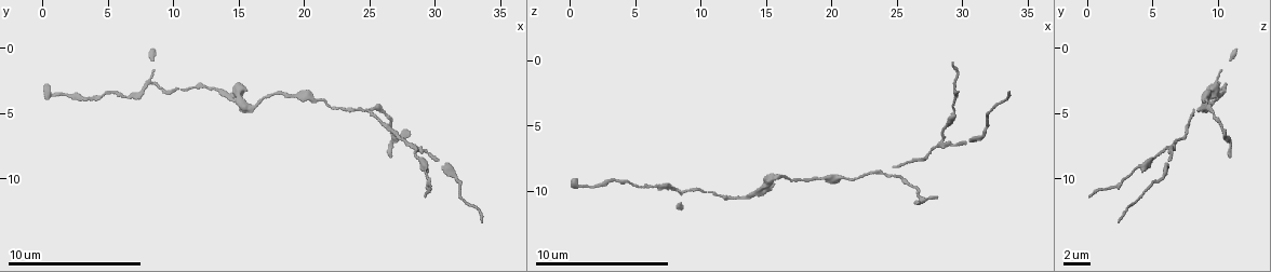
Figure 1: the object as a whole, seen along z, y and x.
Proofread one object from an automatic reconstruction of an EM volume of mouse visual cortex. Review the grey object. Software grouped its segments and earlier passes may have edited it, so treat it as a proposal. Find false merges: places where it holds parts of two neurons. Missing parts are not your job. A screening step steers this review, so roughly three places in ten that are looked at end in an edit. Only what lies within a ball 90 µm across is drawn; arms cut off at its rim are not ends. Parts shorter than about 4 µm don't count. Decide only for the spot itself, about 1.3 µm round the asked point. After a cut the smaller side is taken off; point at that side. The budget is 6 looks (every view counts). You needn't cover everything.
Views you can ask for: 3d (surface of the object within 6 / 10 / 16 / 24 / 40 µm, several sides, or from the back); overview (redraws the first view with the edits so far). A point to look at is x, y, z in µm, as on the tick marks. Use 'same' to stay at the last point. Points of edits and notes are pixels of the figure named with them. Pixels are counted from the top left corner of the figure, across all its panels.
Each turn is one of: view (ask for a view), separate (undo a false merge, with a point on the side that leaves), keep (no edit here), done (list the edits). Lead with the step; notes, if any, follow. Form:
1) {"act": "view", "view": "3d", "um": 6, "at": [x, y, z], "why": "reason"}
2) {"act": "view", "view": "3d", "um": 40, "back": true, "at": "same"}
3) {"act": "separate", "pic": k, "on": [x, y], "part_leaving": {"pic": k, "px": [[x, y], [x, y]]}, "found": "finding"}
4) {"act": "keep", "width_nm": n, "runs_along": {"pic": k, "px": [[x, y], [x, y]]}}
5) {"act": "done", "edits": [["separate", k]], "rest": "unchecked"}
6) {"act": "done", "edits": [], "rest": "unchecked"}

{"act": "view", "view": "3d", "um": 10, "at": [19.0, 3.6, 9.2]}

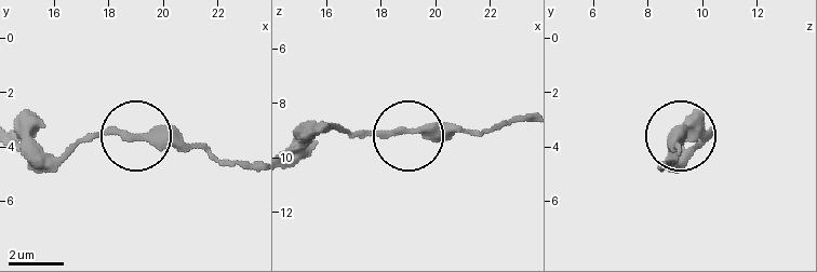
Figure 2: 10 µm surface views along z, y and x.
{"act": "keep", "found": "one neuron here"}

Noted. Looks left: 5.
{"act": "view", "view": "3d", "um": 6, "at": [24.6, 4.6, 8.8], "why": "side arm on a straight run"}

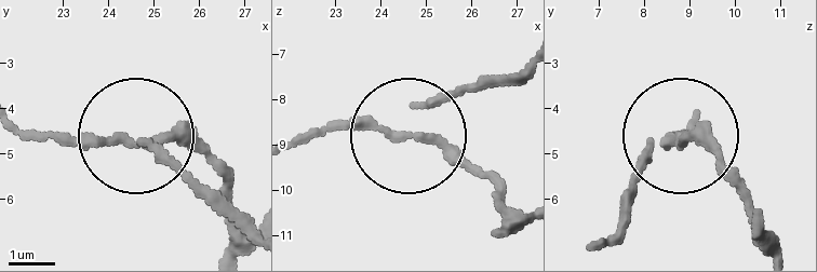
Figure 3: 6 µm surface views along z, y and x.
{"act": "separate", "pic": 3, "on": [427, 140], "arms": 3, "part_leaving": {"pic": 3, "px": [[364, 120], [442, 147], [496, 186], [500, 223]]}, "found": "a second neuron is stuck on"}

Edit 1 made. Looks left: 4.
{"act": "view", "view": "3d", "um": 16, "at": [14.4, 3.8, 10.0]}

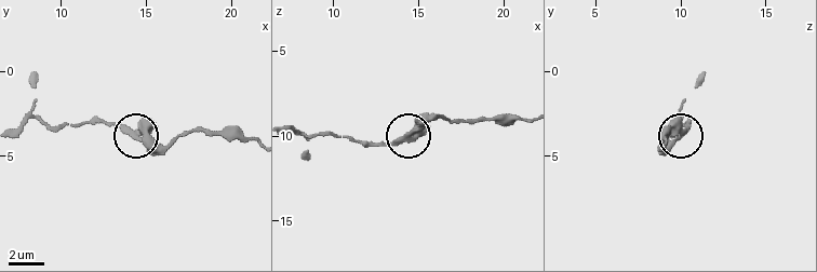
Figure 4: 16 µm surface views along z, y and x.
{"act": "keep", "arms": 3, "runs_along": {"pic": 4, "px": [[212, 132], [187, 132], [152, 145], [97, 120]]}, "found": "all the same neuron"}

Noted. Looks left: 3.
{"act": "done", "edits": [["separate", 3]], "rest": "unchecked"}

